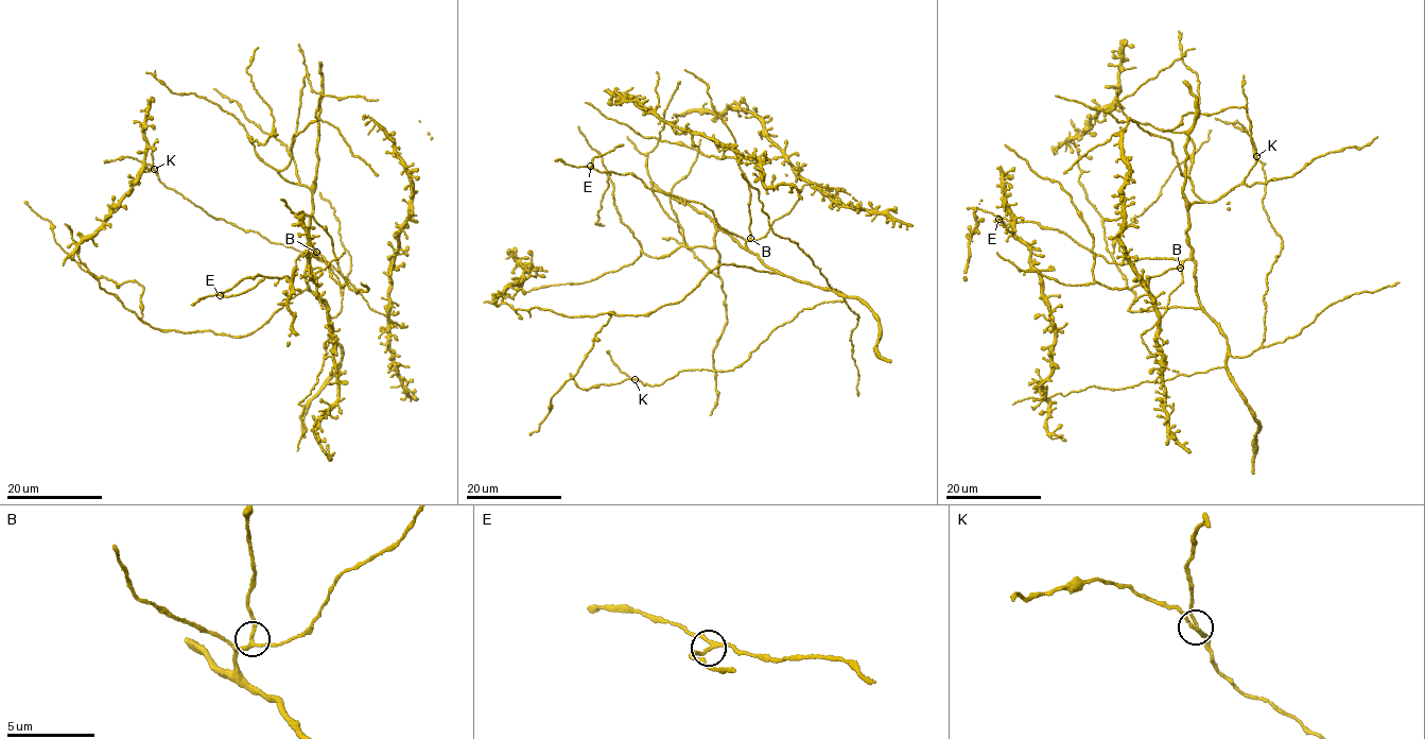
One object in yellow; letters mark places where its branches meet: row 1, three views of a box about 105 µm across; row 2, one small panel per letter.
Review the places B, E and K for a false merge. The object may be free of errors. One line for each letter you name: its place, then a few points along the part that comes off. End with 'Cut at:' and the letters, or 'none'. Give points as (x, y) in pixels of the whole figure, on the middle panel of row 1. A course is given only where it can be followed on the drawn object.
K: Place: (635, 379). Course of the part to remove: (635, 379), (624, 373), (606, 351)
Cut at: K

